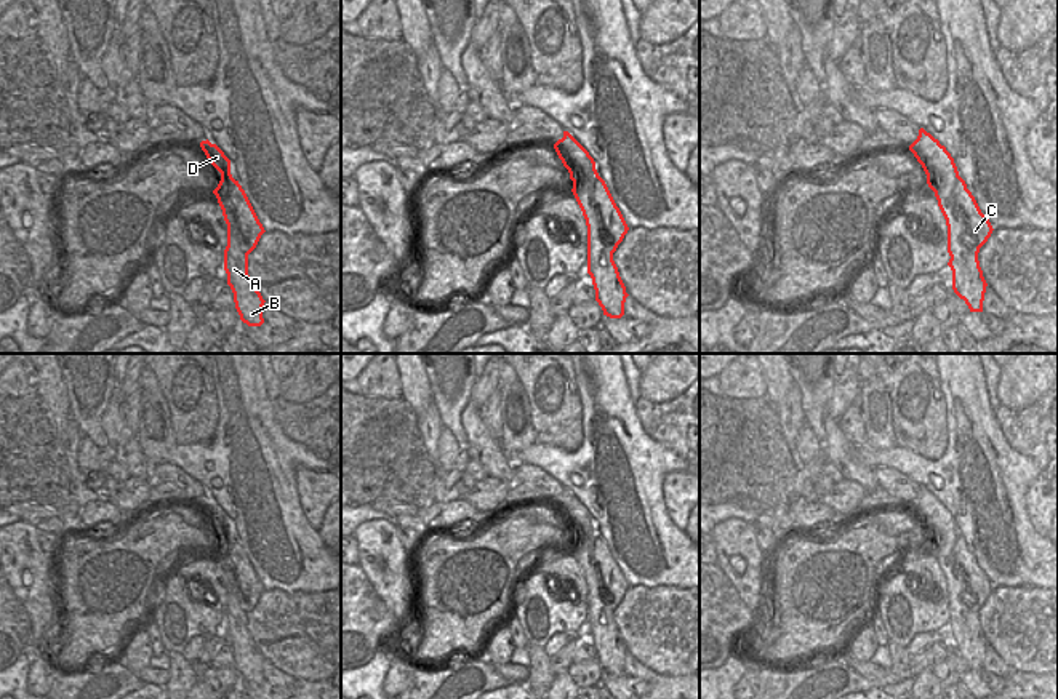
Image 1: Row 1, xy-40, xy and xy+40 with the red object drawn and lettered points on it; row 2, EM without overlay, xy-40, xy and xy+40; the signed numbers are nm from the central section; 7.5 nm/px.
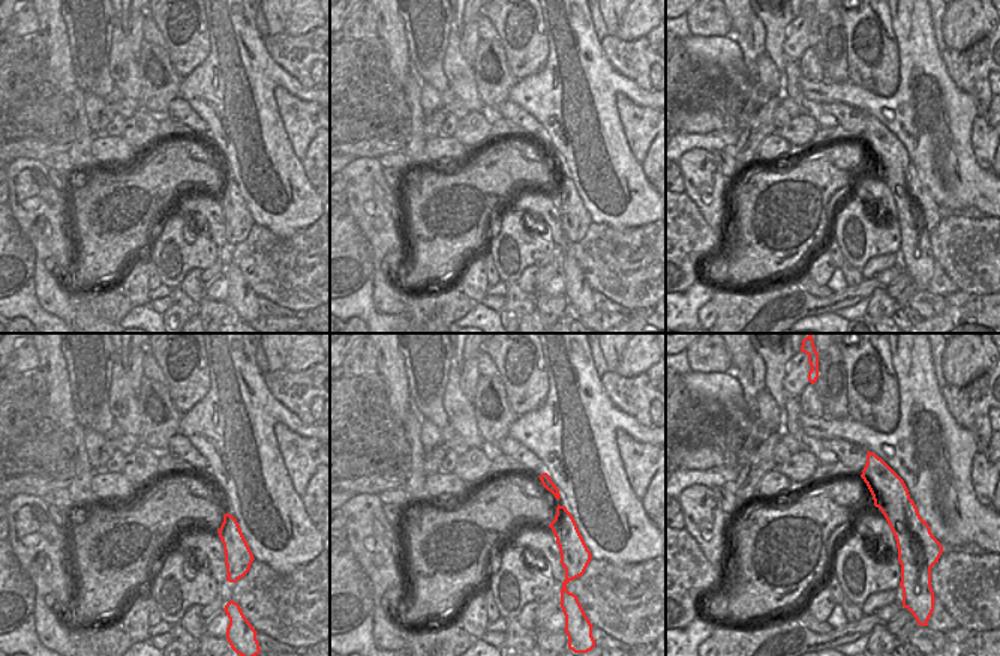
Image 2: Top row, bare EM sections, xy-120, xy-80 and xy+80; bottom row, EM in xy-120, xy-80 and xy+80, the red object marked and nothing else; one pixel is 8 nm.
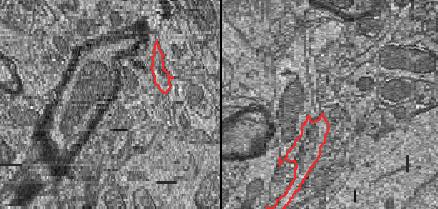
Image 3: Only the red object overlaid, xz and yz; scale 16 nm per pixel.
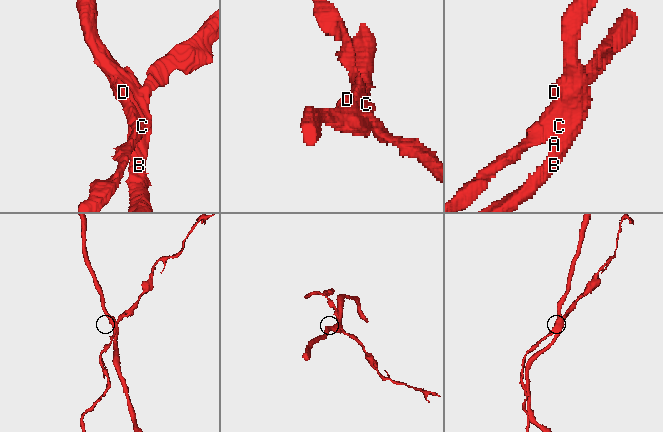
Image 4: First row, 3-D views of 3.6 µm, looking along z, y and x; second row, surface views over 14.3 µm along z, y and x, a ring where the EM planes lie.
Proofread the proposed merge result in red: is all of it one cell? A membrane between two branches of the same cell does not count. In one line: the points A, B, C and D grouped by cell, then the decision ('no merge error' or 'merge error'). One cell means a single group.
A B D / C; merge error

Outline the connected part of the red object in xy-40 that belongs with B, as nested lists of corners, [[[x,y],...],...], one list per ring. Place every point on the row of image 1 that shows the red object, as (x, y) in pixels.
[[[208,139],[200,142],[208,162],[221,173],[221,181],[213,194],[222,210],[227,224],[227,246],[224,250],[224,270],[227,274],[227,285],[234,293],[235,309],[240,320],[248,326],[261,326],[264,299],[256,290],[248,275],[248,254],[240,246],[240,224],[237,210],[240,206],[240,194],[235,179],[230,174],[230,160],[224,152],[211,144]]]

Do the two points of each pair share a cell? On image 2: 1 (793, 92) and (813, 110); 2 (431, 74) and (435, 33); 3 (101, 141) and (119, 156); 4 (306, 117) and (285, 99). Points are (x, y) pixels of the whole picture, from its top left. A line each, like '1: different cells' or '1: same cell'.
1: same cell
2: same cell
3: same cell
4: same cell

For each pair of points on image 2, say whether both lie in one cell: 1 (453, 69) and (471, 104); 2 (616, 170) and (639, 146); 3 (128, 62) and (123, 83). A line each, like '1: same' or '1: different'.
1: same
2: different
3: same

